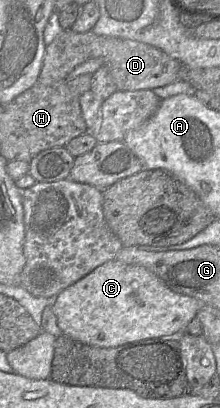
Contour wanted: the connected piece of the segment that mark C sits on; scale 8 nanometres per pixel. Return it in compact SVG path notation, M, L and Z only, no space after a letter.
M108 261L65 288L52 300L62 334L82 343L113 348L152 338L176 337L196 317L202 303L172 291L146 268Z

